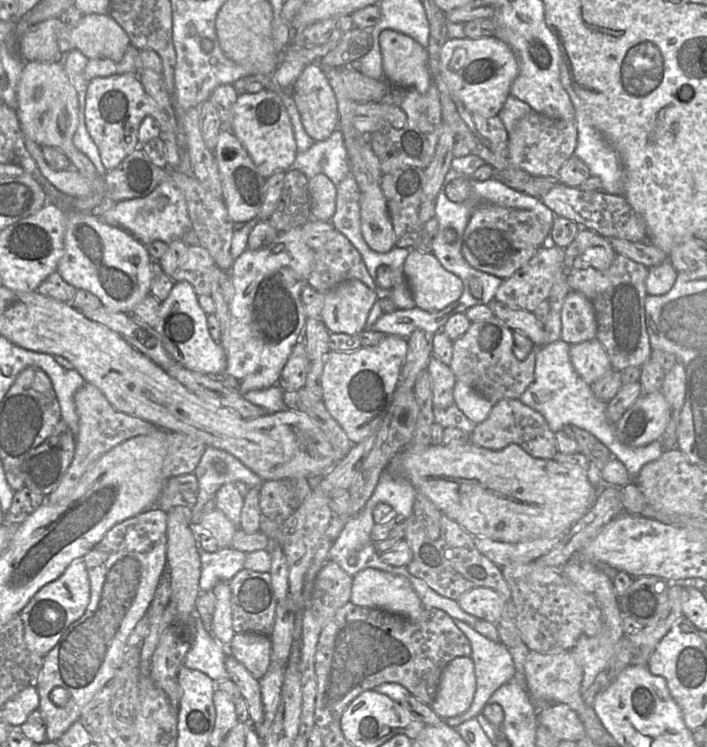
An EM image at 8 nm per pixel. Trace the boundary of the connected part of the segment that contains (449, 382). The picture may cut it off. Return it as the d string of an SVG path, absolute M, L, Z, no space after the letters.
M432 356L428 361L426 372L431 381L434 408L445 409L452 406L453 389L457 381L453 371Z

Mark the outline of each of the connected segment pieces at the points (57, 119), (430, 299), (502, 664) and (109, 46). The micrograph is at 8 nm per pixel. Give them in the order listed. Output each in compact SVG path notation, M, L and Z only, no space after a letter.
M25 61L16 88L16 112L25 139L30 139L39 146L51 146L62 151L71 167L78 170L89 180L100 176L92 162L73 145L73 136L79 124L79 97L76 89L70 83L63 66L60 63Z
M410 250L402 269L416 308L438 312L463 294L462 280L447 271L432 253Z
M454 620L455 624L460 630L466 635L471 644L471 655L470 658L473 660L476 676L476 691L469 709L459 715L450 719L445 720L450 726L454 727L462 724L465 721L476 718L482 714L484 706L489 703L491 695L503 684L507 683L516 675L515 665L509 650L500 642L494 642L488 639L484 635L477 632L471 624L461 621Z
M82 15L68 35L69 51L79 50L88 59L120 61L131 46L124 29L109 15Z

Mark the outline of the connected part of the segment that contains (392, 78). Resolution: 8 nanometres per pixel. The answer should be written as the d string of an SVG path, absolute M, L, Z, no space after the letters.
M386 29L379 35L384 79L393 86L426 93L431 87L428 53L410 36Z

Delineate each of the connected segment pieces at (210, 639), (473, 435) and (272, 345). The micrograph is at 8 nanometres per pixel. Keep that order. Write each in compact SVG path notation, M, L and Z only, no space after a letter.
M197 613L196 618L198 634L195 643L185 656L184 667L200 671L214 681L228 680L225 662L231 655L229 649L202 627L202 620Z
M503 399L495 403L487 418L476 424L469 435L471 444L490 450L499 450L515 444L530 456L541 459L552 459L557 452L555 434L545 418L518 399Z
M302 228L280 232L270 245L260 249L248 248L234 259L229 271L234 295L221 337L226 356L226 368L224 373L217 377L226 388L238 391L242 395L250 390L277 385L293 347L302 338L302 329L308 318L301 301L301 293L308 286L313 262L314 251L303 241Z

